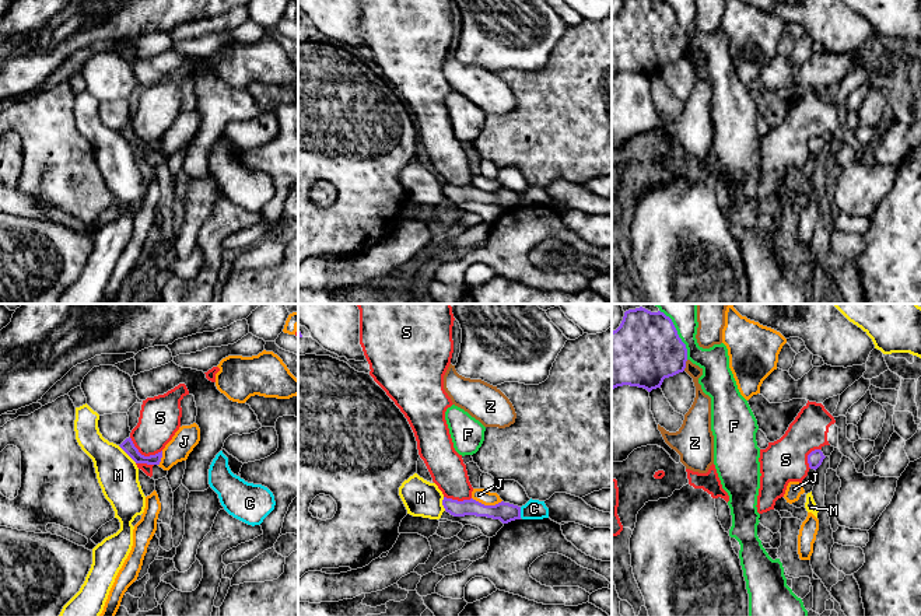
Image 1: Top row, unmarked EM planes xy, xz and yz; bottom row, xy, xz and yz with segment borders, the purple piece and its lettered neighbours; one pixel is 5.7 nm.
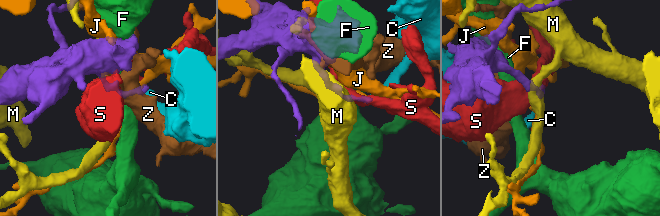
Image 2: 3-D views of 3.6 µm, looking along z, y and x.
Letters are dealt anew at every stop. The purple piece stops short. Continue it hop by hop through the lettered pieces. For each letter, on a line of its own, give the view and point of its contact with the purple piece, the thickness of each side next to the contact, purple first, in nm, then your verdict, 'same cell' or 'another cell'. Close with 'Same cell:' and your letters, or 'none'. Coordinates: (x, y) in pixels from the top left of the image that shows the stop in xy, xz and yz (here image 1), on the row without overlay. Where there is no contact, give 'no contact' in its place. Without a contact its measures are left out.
C: xz (519, 199) | 110/110 nm | another cell
F: yz (678, 23) | 400/160 nm | another cell
J: xz (487, 192) | 110/80 nm | another cell
M: xy (128, 140) | 70/240 nm | another cell
S: xy (143, 142) | 70/240 nm | another cell
Z: yz (685, 52) | 400/110 nm | another cell
Same cell: none

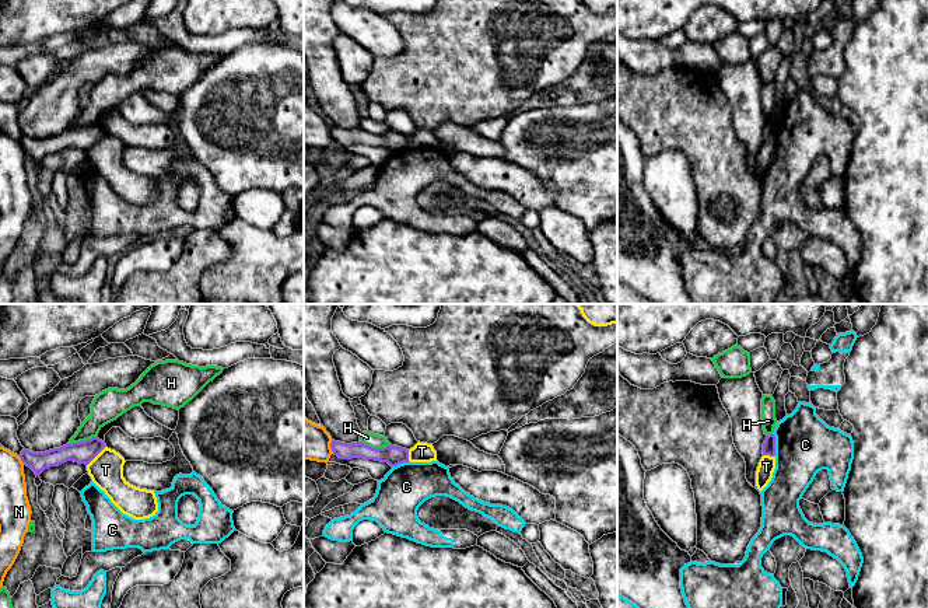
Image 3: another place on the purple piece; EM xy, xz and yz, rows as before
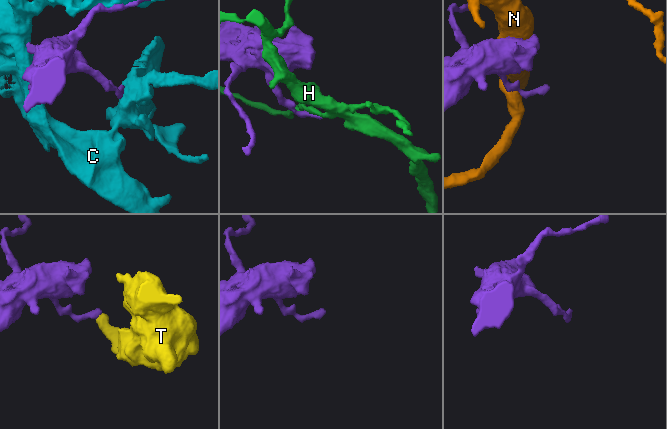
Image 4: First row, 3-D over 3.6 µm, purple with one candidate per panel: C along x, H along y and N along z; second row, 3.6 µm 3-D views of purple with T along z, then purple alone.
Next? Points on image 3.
C: yz (774, 130) | 80/340 nm | another cell
H: xz (375, 135) | 110/80 nm | another cell
N: xz (331, 133) | 100/220 nm | another cell
T: xy (95, 142) | 130/190 nm | another cell
Same cell: none

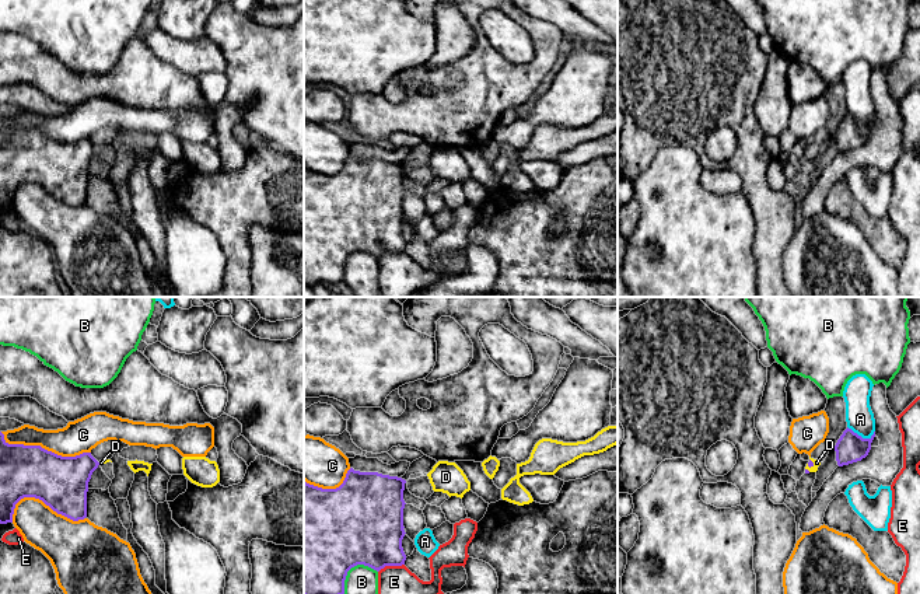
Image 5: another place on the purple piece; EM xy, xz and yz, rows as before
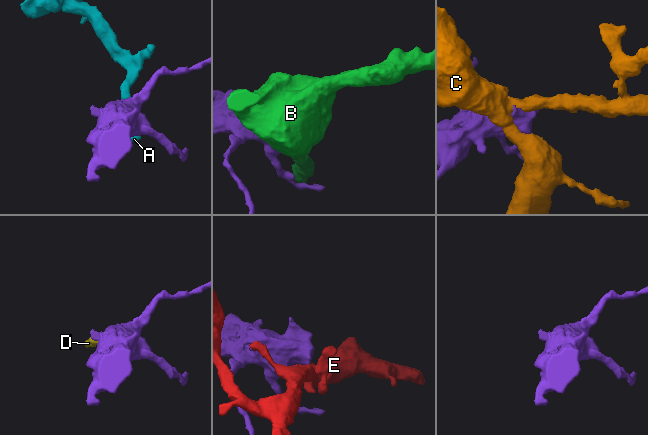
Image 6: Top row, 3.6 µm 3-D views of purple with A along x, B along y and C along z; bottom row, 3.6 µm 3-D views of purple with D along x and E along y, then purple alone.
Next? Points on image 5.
A: yz (860, 122) | 170/160 nm | another cell
B: xz (350, 254) | 500/190 nm | another cell
C: xy (44, 135) | 300/190 nm | another cell
D: yz (812, 152) | 30/40 nm | same cell
E: xz (391, 251) | 420/240 nm | another cell
Same cell: D

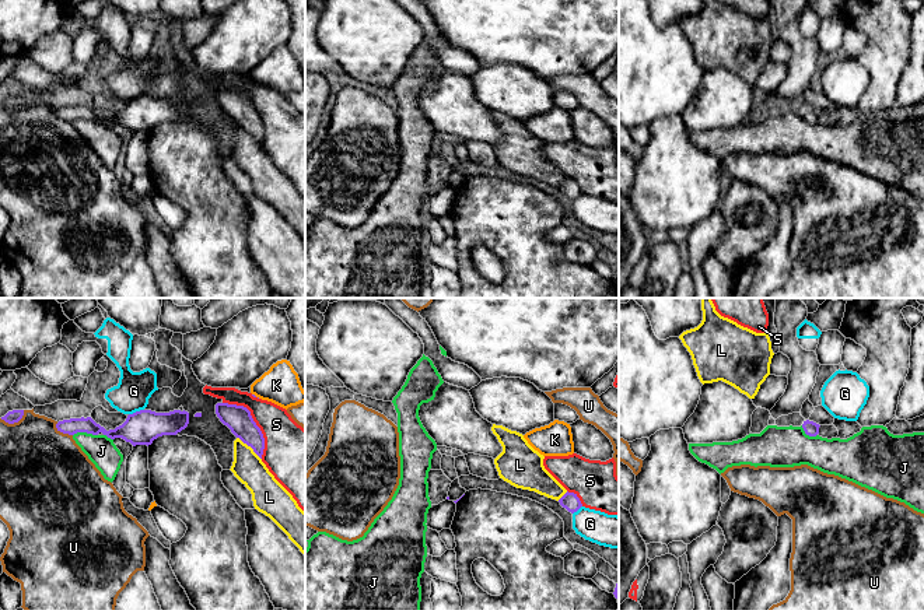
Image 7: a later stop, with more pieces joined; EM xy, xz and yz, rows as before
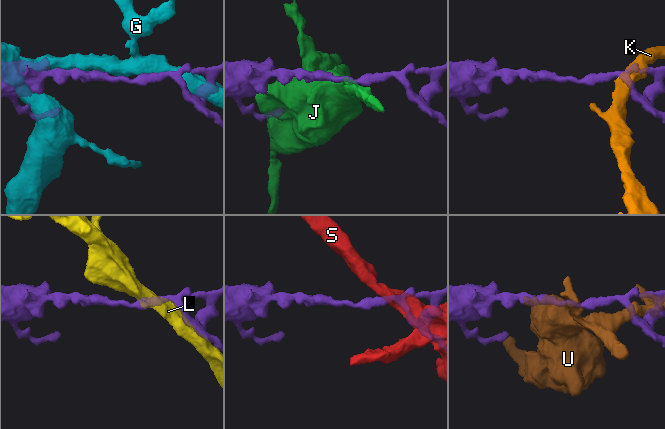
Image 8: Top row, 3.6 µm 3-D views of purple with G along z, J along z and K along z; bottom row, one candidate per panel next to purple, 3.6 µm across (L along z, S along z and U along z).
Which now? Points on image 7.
G: xy (136, 98) | 190/200 nm | another cell
J: xy (84, 118) | 110/170 nm | another cell
K: xy (255, 83) | 20/220 nm | another cell
L: xy (249, 132) | 150/180 nm | another cell
S: xy (254, 108) | 150/280 nm | another cell
U: xy (63, 119) | 90/500 nm | another cell
Same cell: none

